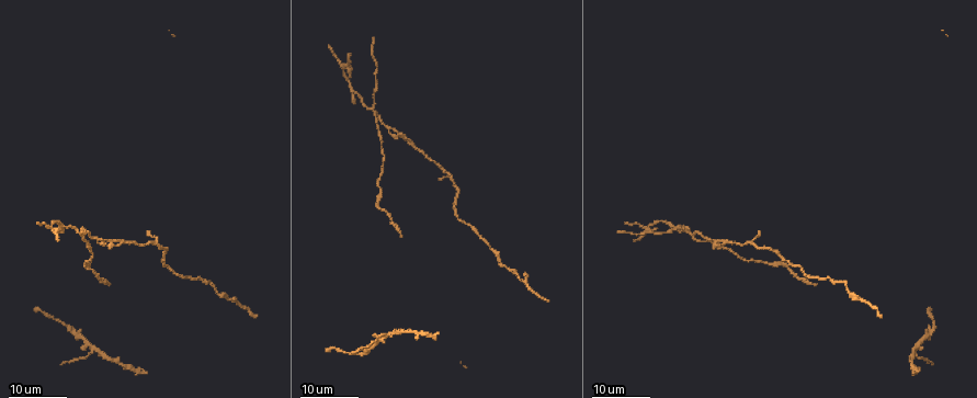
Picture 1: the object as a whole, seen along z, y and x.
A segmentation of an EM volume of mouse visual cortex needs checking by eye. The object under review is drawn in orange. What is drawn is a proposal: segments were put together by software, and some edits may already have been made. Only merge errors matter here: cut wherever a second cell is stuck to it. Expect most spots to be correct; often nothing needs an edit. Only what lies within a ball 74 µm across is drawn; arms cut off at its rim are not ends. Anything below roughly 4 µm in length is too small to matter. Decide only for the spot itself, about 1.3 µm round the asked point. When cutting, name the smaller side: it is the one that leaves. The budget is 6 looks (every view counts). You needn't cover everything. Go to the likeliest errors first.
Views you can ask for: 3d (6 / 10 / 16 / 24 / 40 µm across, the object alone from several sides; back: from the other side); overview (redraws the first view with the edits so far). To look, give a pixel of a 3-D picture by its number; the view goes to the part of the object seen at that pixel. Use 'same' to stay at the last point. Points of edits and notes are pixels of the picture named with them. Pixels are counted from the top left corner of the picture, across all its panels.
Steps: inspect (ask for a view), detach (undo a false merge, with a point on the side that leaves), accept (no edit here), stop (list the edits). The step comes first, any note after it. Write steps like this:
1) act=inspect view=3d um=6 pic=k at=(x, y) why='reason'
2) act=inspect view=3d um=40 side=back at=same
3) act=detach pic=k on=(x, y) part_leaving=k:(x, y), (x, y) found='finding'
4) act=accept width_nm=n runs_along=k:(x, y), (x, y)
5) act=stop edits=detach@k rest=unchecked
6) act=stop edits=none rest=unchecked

act=inspect view=3d um=24 pic=1 at=(373, 113) why='four-way junction'

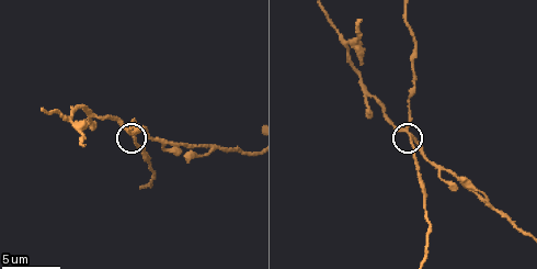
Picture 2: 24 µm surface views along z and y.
act=inspect view=3d um=6 pic=2 at=(134, 138)

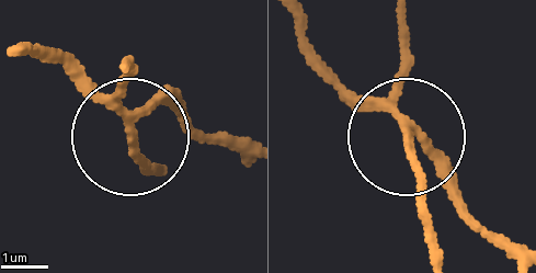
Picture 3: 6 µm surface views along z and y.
act=inspect view=3d um=6 side=back pic=3 at=(128, 130)

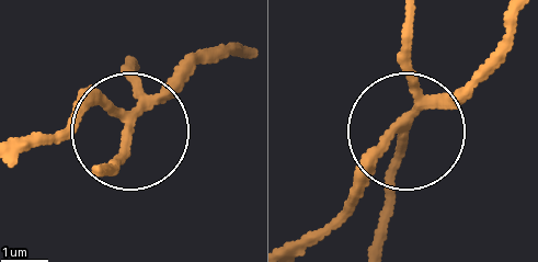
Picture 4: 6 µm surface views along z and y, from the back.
act=detach pic=4 on=(127, 73) width_nm=150 found='a second cell is stuck on'

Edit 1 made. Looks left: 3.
act=inspect view=3d um=16 pic=1 at=(383, 334) why='four-way junction'

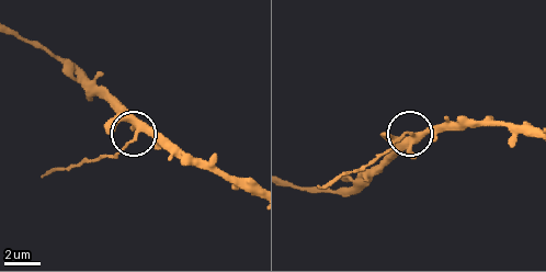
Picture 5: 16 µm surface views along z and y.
act=inspect view=3d um=6 pic=5 at=(414, 138) why='closer look'

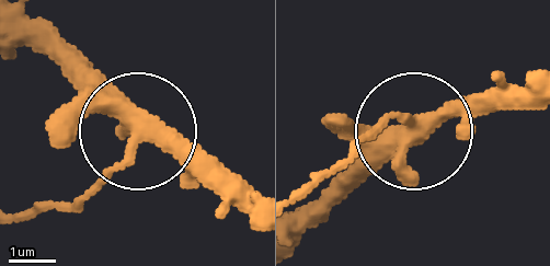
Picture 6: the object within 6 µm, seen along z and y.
act=accept found='continuous, no second cell'

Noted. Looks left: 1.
act=inspect view=3d um=10 pic=2 at=(72, 122) why='four arms meet'

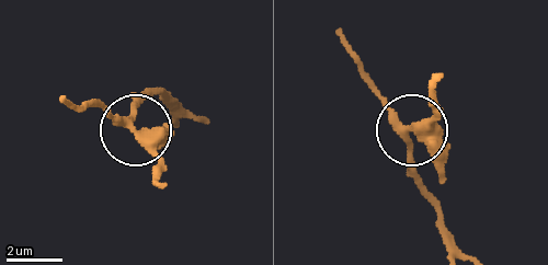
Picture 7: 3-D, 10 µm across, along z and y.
act=accept width_nm=360 runs_along=7:(458, 249), (409, 149), (409, 135), (435, 107), (437, 88) found='one cell here'

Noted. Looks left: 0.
act=stop edits=detach@4 rest=unchecked

